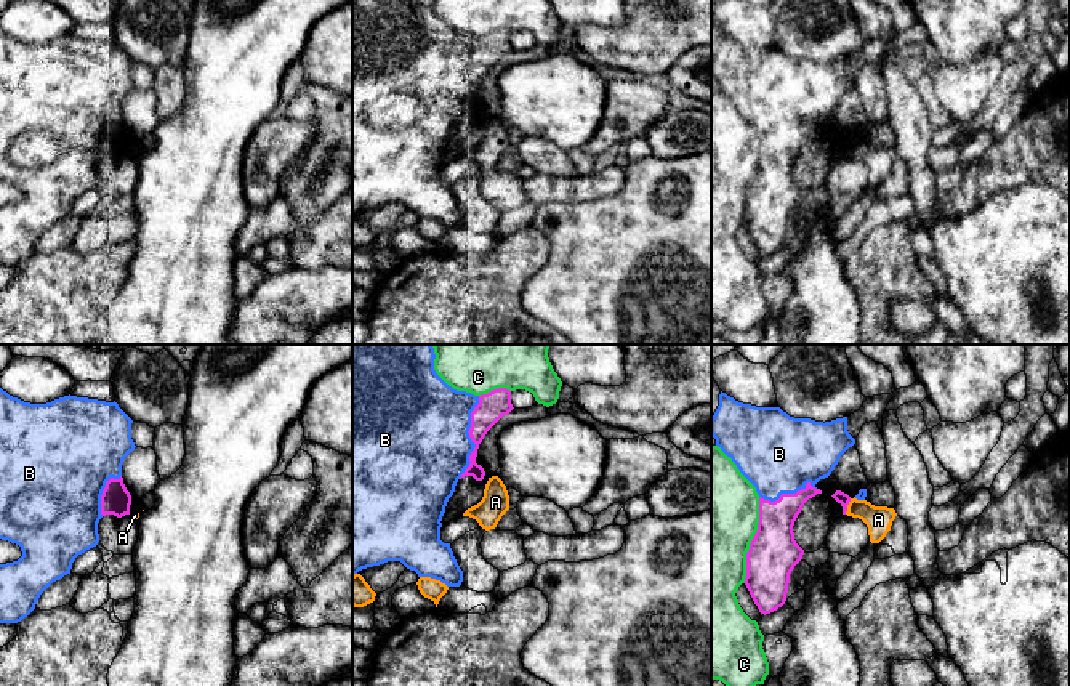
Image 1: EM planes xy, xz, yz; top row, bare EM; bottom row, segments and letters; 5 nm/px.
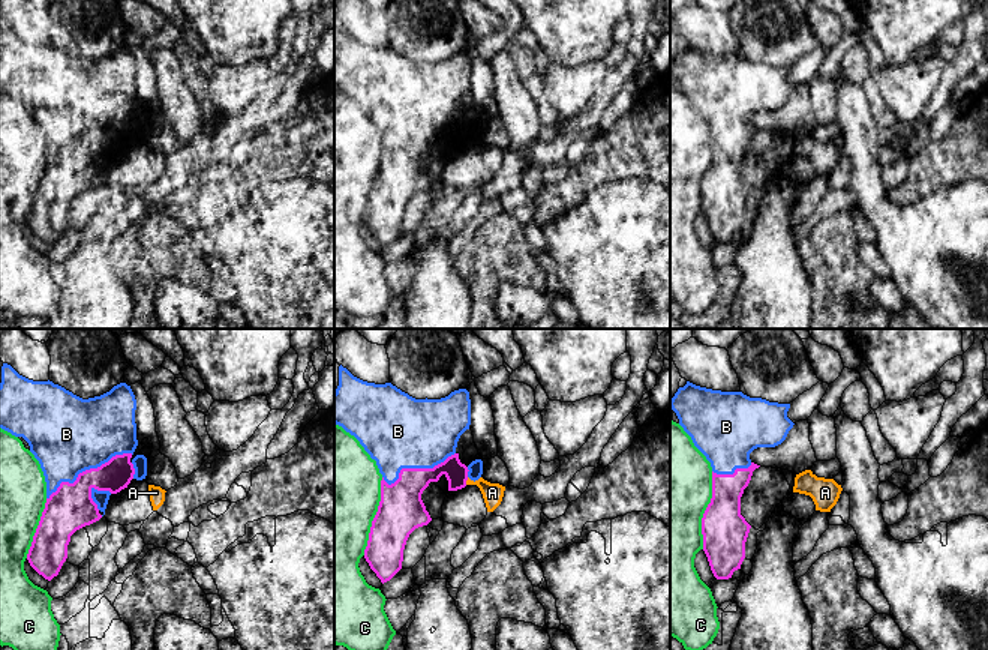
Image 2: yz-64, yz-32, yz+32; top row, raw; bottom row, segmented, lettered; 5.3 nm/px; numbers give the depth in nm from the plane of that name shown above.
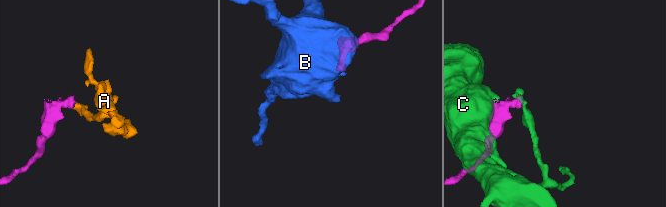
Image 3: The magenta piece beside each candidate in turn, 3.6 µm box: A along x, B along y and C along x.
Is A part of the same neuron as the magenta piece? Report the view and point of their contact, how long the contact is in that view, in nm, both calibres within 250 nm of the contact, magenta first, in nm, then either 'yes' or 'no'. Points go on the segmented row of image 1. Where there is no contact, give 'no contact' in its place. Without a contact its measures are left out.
yz (846, 507) | 90 nm | 60/140 nm | no

